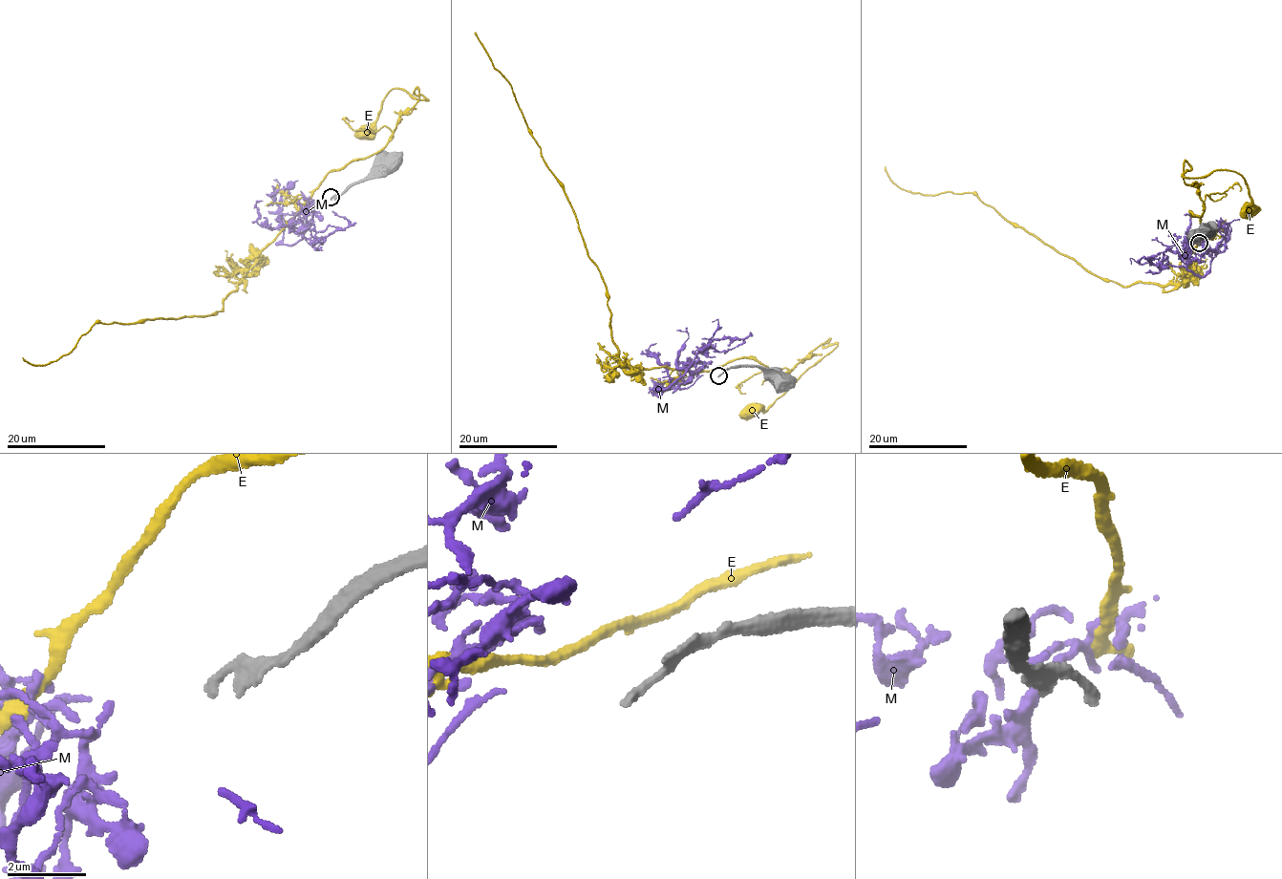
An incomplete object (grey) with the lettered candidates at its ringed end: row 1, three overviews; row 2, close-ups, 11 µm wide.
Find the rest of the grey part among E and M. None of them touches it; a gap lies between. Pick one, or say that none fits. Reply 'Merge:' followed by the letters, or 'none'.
Merge: M

